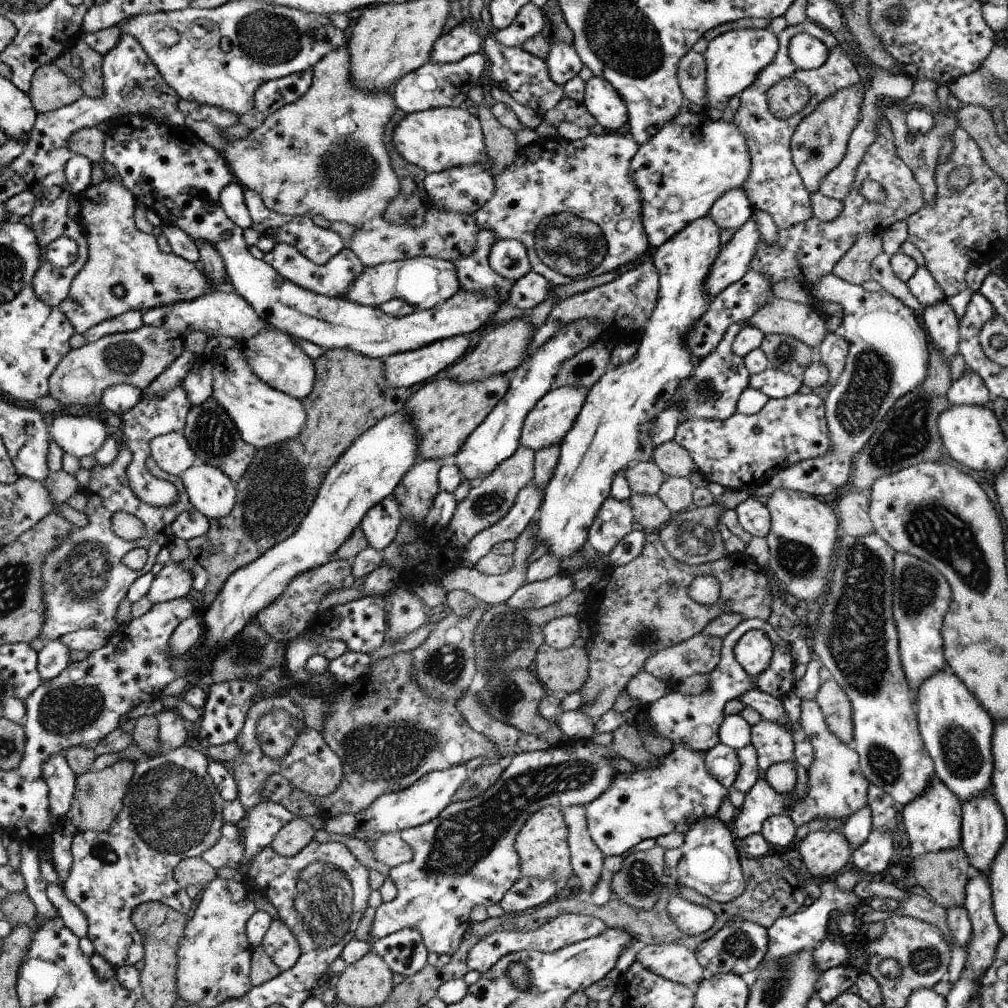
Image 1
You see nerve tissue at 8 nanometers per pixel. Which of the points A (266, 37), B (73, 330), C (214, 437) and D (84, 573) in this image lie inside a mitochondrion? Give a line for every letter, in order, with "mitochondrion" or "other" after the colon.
A: mitochondrion
B: other
C: mitochondrion
D: mitochondrion

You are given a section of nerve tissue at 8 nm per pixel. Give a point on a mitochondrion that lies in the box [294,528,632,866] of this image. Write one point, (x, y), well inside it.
(382, 752)

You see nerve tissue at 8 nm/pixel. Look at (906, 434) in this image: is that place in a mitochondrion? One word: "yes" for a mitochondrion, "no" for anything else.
yes

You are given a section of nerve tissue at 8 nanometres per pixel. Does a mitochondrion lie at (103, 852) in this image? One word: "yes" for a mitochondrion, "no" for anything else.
yes

